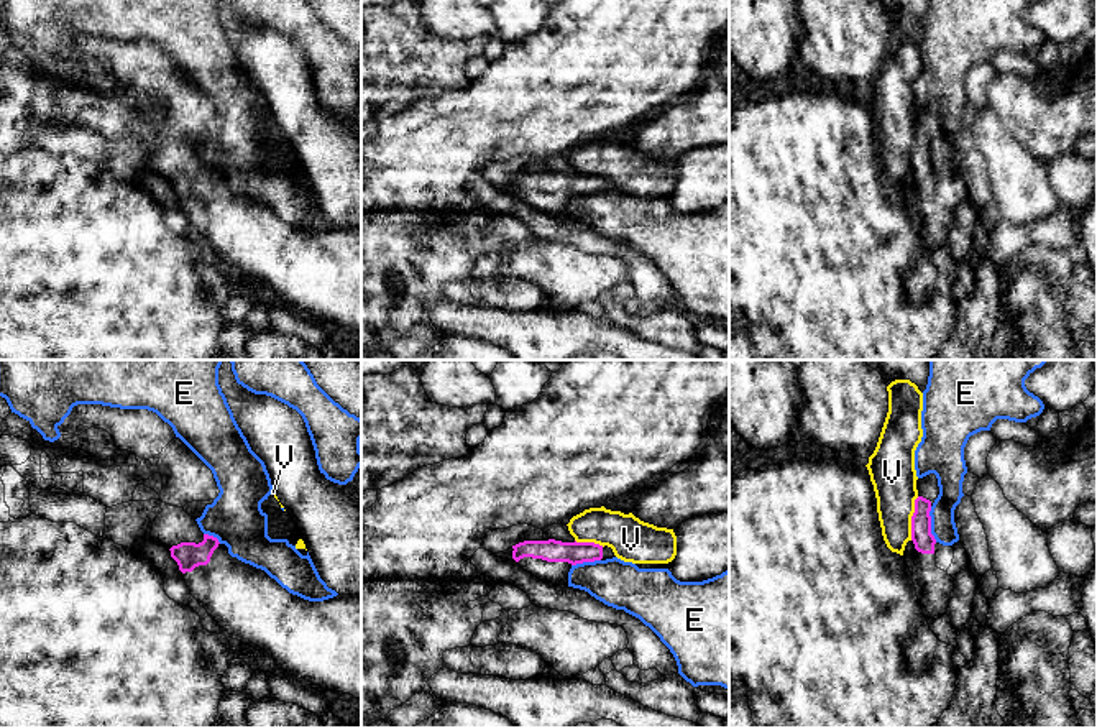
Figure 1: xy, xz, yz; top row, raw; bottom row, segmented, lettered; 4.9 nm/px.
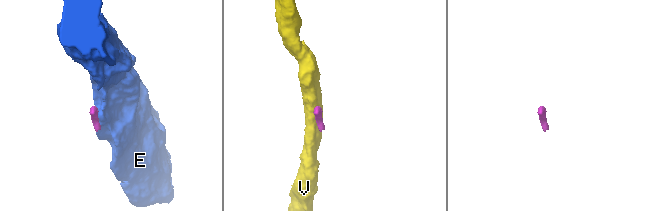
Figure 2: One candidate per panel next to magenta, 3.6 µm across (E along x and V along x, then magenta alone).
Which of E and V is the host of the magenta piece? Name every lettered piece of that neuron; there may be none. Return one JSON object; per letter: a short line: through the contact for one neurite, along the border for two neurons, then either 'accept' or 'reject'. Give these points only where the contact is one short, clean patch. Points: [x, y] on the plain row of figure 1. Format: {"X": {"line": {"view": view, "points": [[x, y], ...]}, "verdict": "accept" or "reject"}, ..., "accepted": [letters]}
{"E": {"line": {"view": "yz", "points": [[930, 138], [930, 165], [936, 173]]}, "verdict": "reject"}, "V": {"line": {"view": "yz", "points": [[918, 129], [913, 138], [910, 171]]}, "verdict": "reject"}, "accepted": []}

